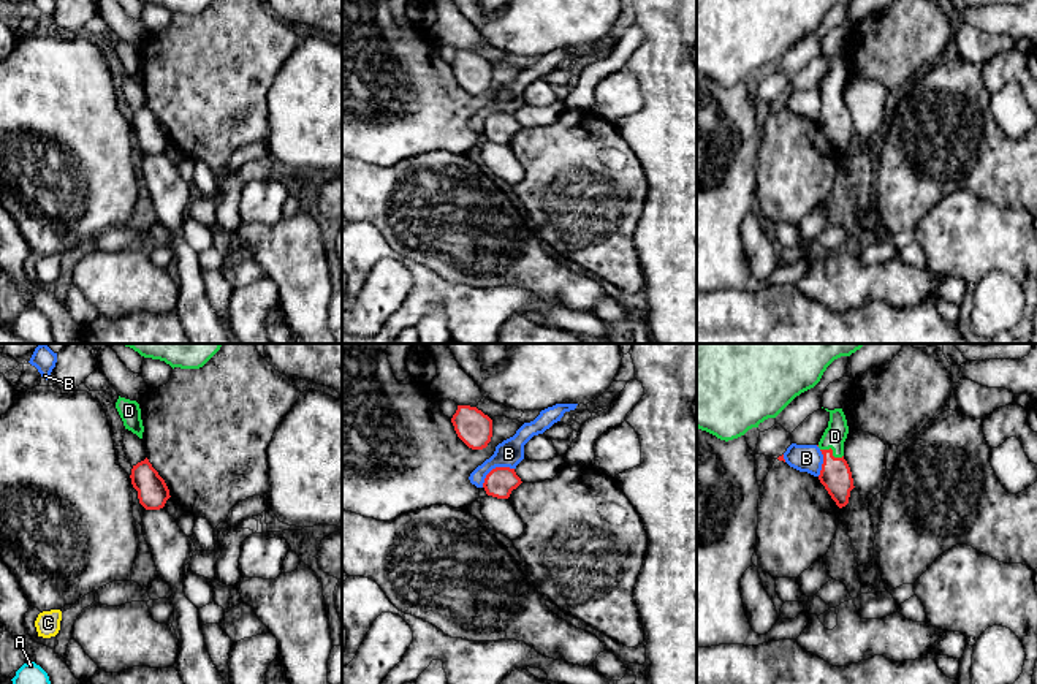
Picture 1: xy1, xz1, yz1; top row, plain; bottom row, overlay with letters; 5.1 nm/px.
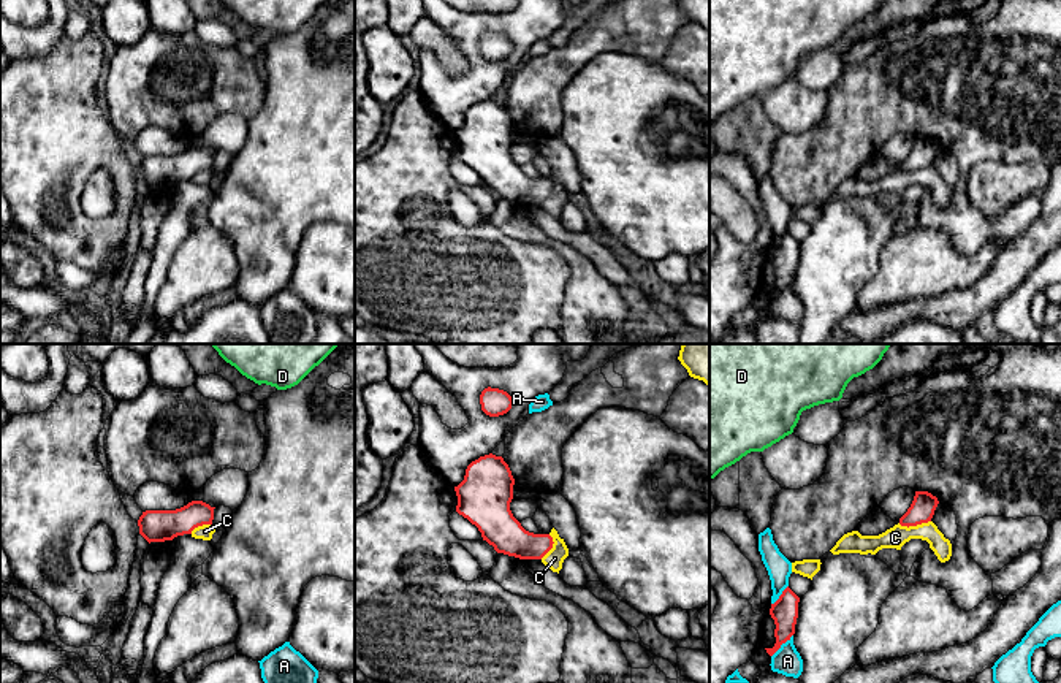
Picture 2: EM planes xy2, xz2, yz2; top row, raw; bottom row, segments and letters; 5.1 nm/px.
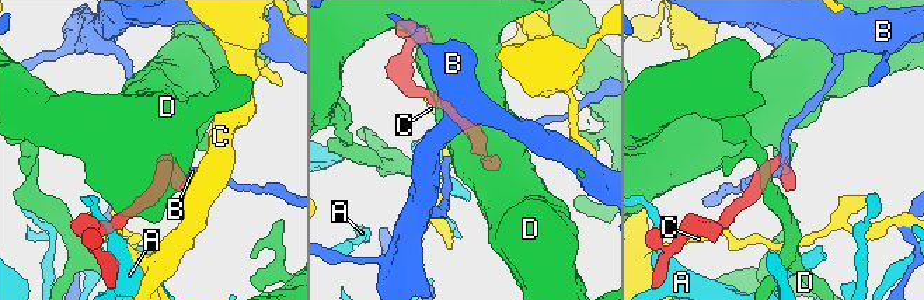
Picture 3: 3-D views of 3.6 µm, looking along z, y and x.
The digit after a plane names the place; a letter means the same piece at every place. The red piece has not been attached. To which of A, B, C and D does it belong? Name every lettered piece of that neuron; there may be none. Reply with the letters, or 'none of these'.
D

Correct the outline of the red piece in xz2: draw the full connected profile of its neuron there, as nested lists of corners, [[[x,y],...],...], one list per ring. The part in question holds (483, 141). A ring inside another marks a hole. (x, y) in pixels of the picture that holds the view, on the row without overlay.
[[[480,101],[467,111],[464,125],[454,132],[456,157],[475,170],[497,198],[542,204],[553,193],[553,182],[526,176],[513,162],[513,130],[515,124],[502,101]]]

